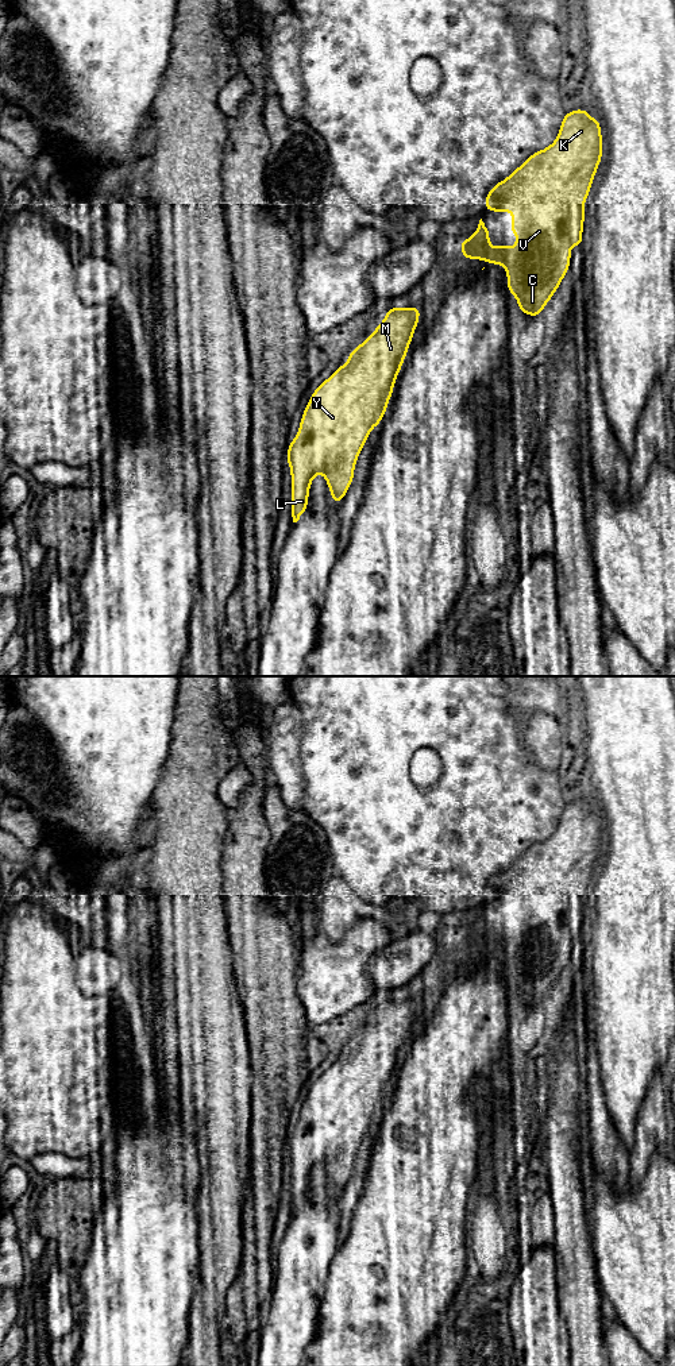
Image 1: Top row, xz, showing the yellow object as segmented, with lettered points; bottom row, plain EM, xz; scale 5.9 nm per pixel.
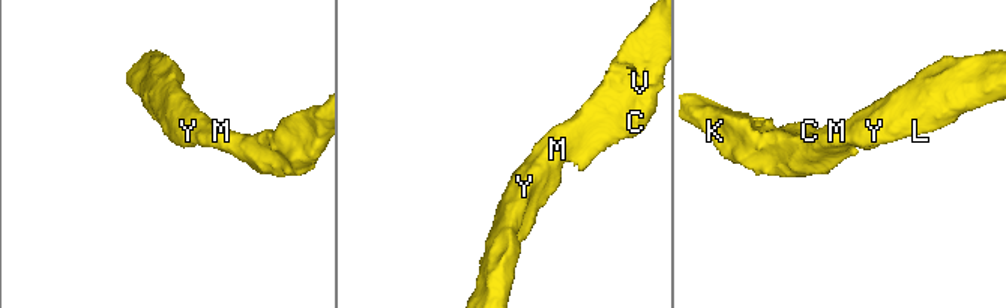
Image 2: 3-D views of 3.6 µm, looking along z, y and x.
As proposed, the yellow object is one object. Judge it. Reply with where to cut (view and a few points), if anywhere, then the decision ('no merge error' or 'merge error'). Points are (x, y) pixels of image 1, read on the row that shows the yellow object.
no cut; no merge error

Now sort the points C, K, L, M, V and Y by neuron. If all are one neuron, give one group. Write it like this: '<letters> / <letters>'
C K L M V Y

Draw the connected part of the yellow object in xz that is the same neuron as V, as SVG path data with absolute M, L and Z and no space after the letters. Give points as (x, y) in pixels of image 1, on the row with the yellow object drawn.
M575 109L566 112L559 128L555 142L544 150L533 153L526 161L522 162L508 178L494 185L485 200L485 209L490 212L512 212L513 221L509 231L517 235L514 248L500 244L493 248L489 240L490 232L482 219L479 220L475 234L458 242L462 248L464 261L470 258L483 262L486 258L490 265L504 265L508 274L508 292L517 298L520 312L535 317L543 313L545 304L552 298L558 290L562 279L570 269L571 254L570 248L582 244L585 224L583 205L590 193L597 167L602 158L602 134L601 123L598 119L590 117L589 111Z

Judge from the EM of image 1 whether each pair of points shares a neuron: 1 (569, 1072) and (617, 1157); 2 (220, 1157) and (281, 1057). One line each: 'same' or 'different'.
1: different
2: different

